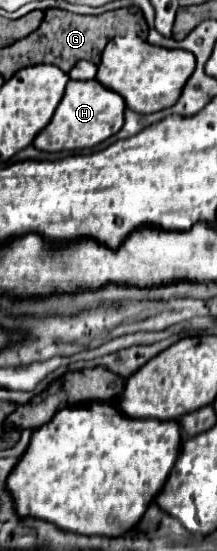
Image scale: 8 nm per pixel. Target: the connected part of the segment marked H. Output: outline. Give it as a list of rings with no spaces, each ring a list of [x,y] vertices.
[[[70,80],[64,92],[64,98],[60,100],[50,124],[34,138],[34,146],[44,152],[92,148],[120,132],[124,124],[124,110],[126,110],[126,104],[122,96],[102,86],[98,80],[86,80],[86,82]]]

